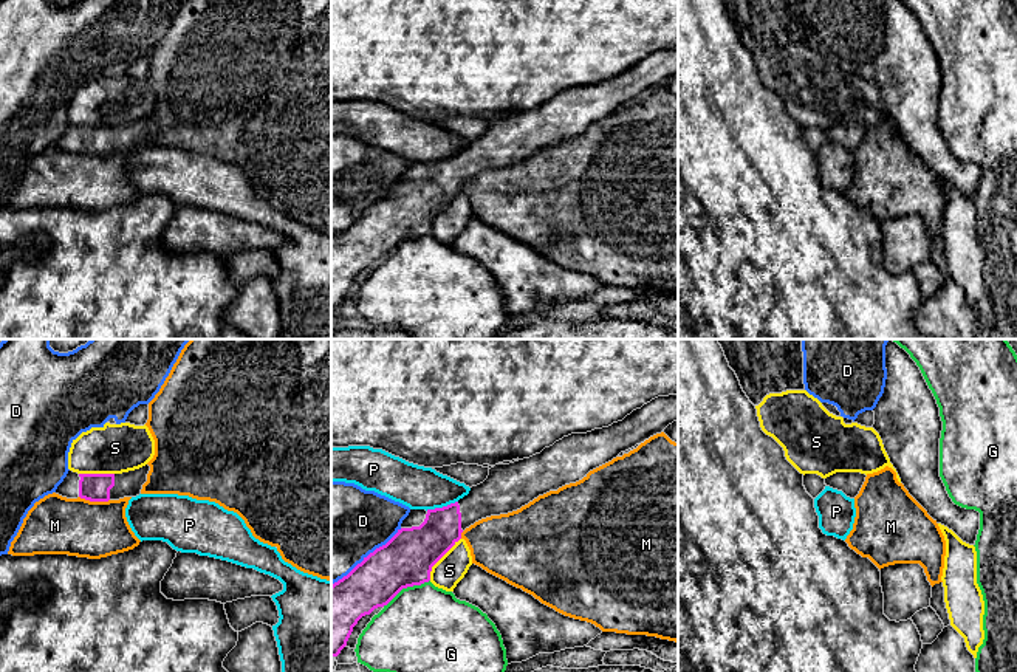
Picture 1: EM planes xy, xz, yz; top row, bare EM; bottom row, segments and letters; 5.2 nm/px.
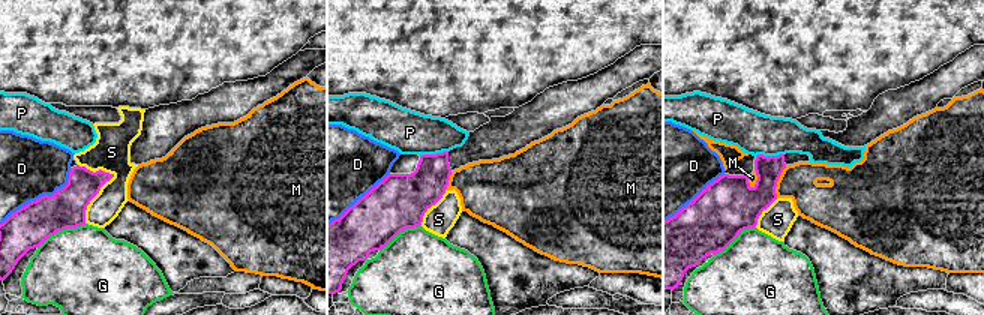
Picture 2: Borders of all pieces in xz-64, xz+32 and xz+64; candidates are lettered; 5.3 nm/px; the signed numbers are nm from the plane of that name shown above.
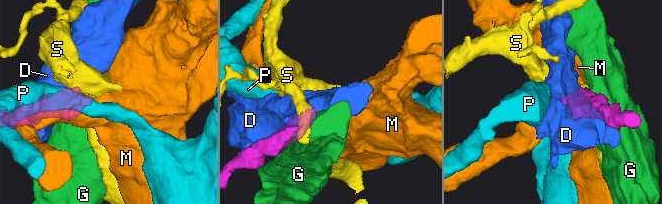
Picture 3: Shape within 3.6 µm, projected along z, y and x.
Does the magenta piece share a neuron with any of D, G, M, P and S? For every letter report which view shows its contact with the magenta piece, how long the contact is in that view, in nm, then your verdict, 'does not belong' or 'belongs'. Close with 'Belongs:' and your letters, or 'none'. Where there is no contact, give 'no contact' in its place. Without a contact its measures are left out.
D: meets magenta in xz; contact 480 nm long; does not belong
G: meets magenta in xz; contact 280 nm long; does not belong
M: meets magenta in xy; contact 160 nm long; does not belong
P: meets magenta in xz; contact 180 nm long; does not belong
S: meets magenta in xz; contact 280 nm long; does not belong
Belongs: none

